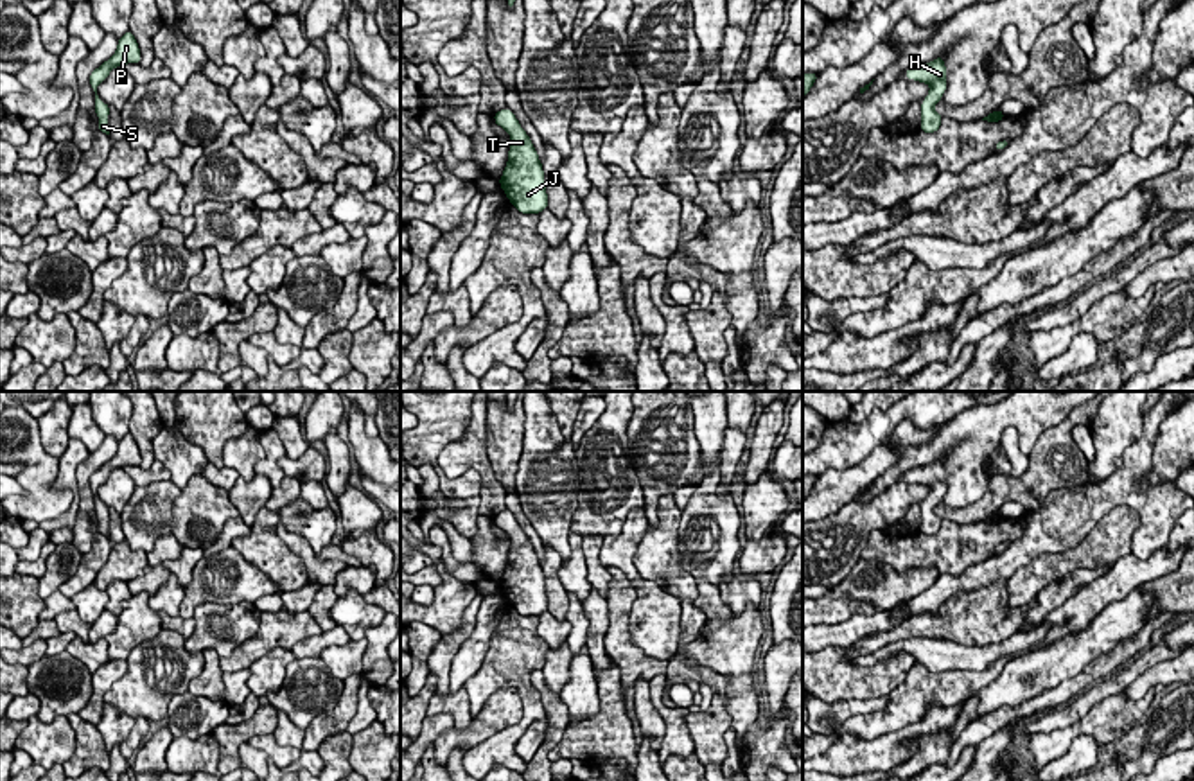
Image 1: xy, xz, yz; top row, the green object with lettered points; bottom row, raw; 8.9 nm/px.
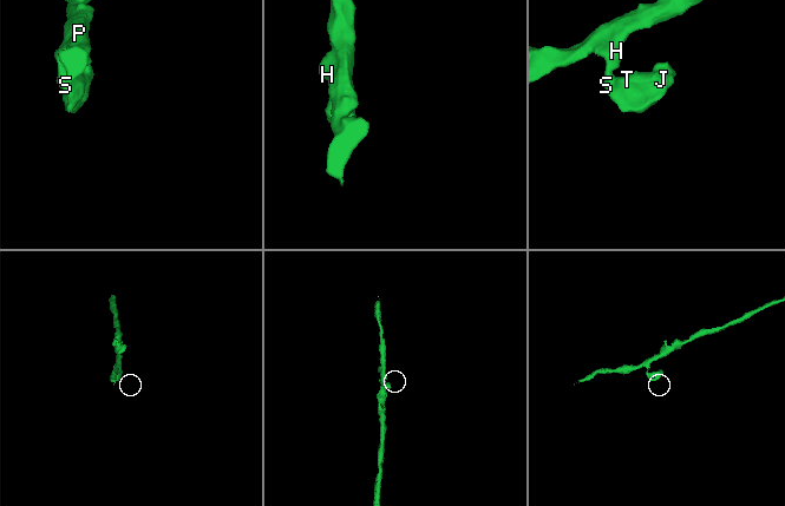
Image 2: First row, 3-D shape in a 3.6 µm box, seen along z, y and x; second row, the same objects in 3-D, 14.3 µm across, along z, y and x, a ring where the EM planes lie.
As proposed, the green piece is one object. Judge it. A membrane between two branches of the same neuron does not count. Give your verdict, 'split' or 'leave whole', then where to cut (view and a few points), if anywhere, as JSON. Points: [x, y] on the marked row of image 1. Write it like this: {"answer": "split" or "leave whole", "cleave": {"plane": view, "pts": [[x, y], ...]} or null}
{"answer": "leave whole", "cleave": null}

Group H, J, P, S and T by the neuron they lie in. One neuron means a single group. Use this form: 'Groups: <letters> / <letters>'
Groups: H J P S T

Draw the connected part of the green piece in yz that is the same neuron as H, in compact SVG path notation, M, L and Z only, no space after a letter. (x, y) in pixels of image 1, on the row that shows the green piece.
M943 57L919 66L910 66L905 70L907 79L926 83L930 86L928 95L921 104L921 131L935 133L941 126L943 115L934 111L934 106L943 99L943 93L948 86L946 83L946 66Z

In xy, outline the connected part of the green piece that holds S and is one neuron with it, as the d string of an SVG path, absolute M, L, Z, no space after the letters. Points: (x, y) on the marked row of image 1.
M127 31L117 45L117 52L95 68L90 75L90 84L95 92L95 113L99 117L99 131L110 135L108 131L108 115L110 106L104 104L97 95L97 86L110 75L115 66L124 66L126 63L140 63L140 48L131 31Z

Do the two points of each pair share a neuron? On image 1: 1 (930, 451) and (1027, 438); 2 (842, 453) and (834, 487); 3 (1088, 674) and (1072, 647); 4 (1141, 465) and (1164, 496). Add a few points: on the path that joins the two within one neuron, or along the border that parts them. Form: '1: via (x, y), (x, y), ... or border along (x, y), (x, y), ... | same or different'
1: via (956, 440), (974, 435), (990, 421), (1008, 421) | same
2: border along (875, 447), (859, 464), (828, 467), (821, 474) | different
3: border along (1119, 641), (1079, 672), (1049, 688) | different
4: via (1130, 480), (1137, 496), (1150, 498) | same

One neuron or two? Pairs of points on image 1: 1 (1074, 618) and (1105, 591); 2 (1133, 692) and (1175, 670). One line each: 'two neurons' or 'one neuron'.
1: one neuron
2: one neuron

